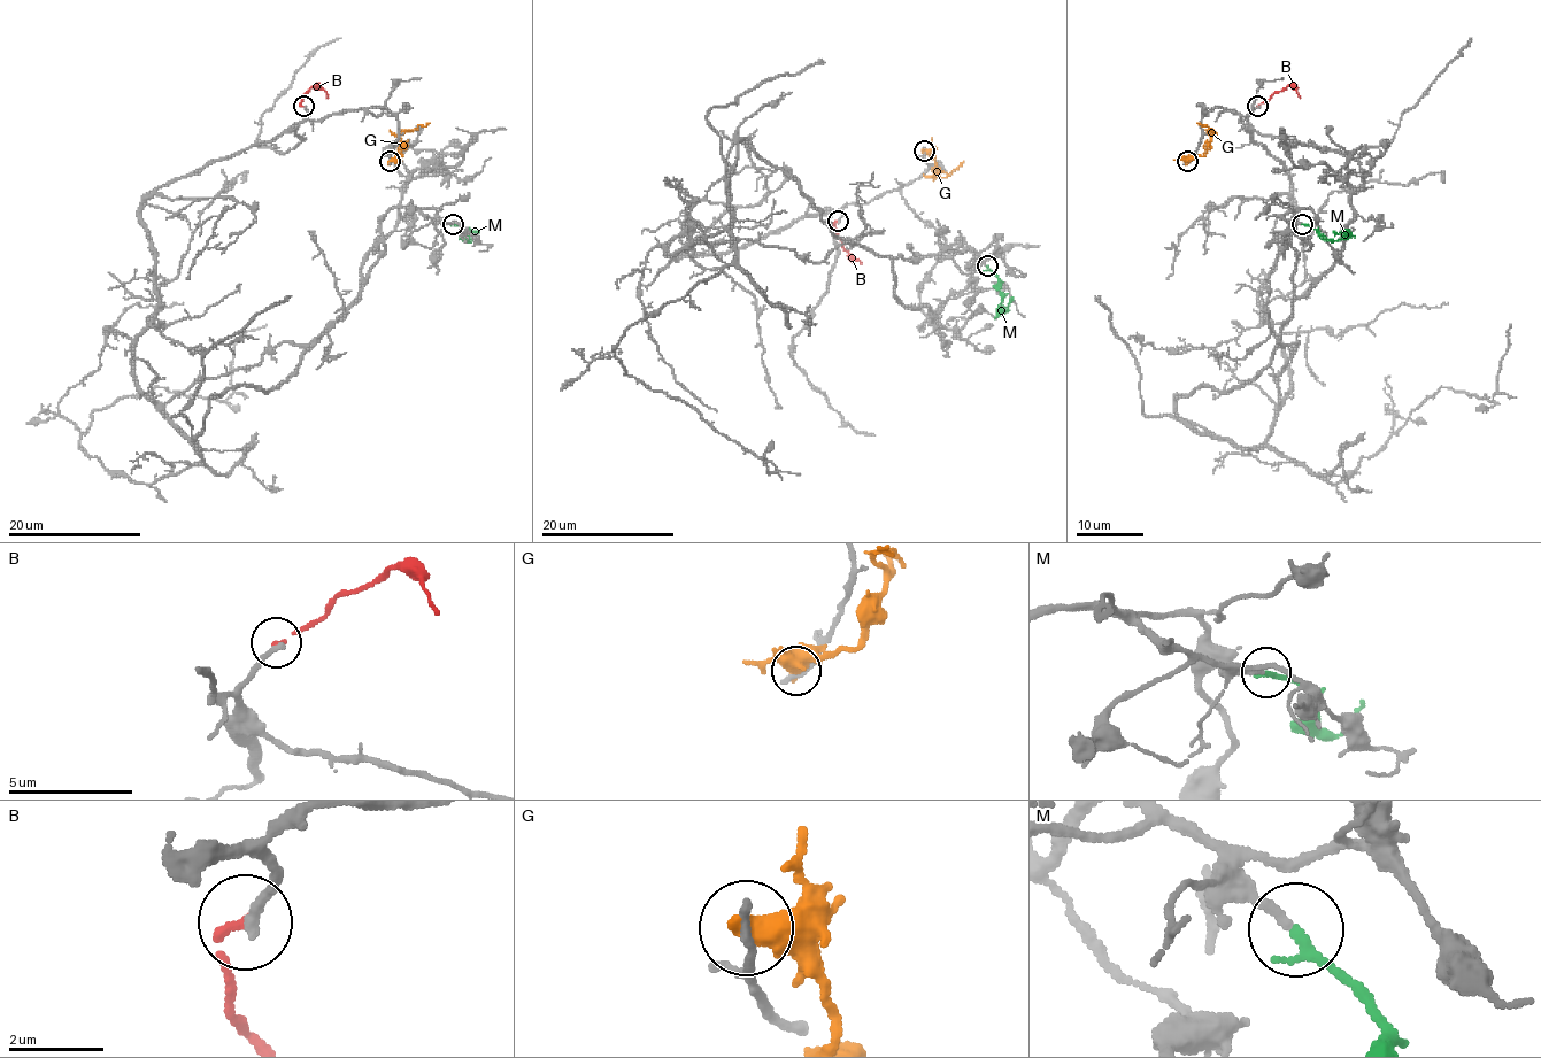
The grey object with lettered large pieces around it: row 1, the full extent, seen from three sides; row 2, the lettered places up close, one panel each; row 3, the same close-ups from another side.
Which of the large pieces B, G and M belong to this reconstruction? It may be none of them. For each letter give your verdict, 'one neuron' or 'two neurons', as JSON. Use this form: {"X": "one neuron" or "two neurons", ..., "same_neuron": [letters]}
{"B": "two neurons", "G": "two neurons", "M": "one neuron", "same_neuron": ["M"]}

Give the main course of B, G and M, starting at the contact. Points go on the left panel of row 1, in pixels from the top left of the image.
B: (305, 106), (301, 98), (315, 86), (320, 86), (328, 98)
G: (390, 161), (401, 156), (399, 136), (429, 123)
M: (453, 224), (464, 229), (468, 241), (472, 231), (476, 234), (479, 231)

